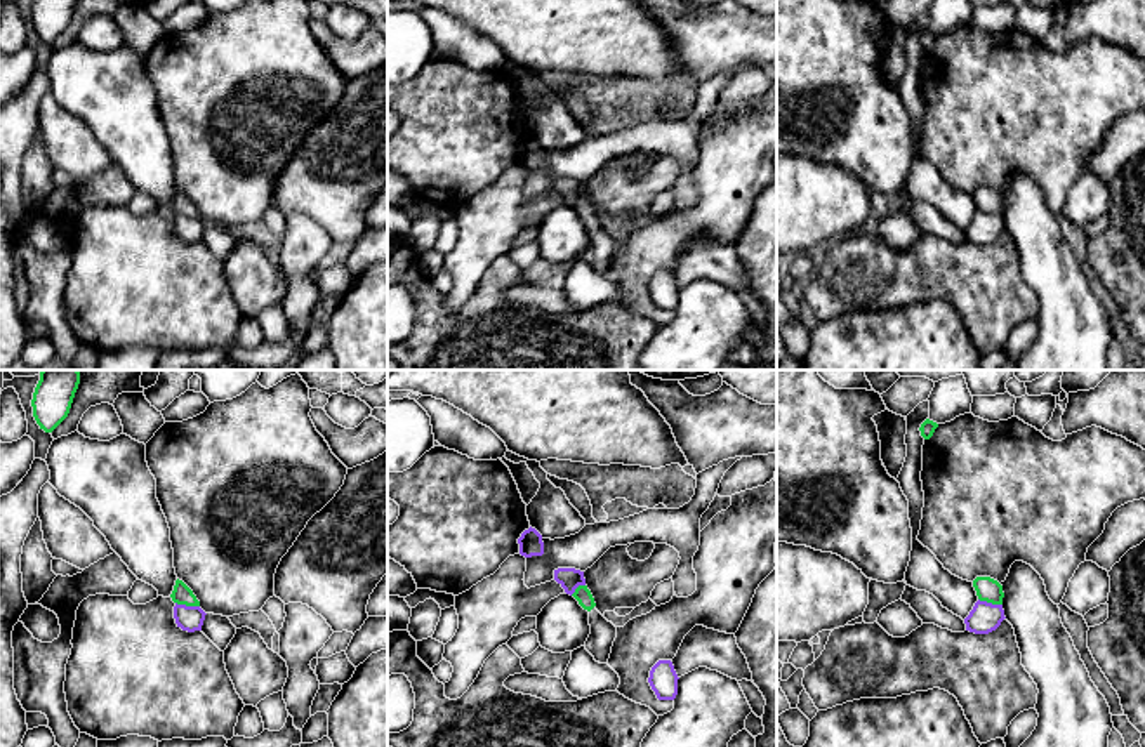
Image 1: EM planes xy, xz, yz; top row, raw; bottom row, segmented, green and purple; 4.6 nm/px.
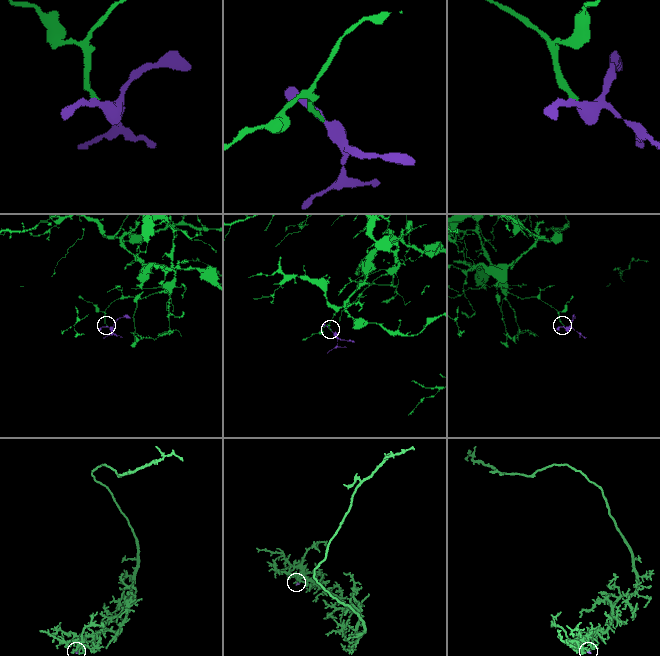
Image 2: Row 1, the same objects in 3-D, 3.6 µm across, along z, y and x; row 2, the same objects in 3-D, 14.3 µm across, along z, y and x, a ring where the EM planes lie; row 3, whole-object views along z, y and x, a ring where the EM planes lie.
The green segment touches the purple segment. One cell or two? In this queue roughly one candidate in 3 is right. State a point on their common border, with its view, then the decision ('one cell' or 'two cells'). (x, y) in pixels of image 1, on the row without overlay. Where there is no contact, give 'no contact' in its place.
meets green in xy at (188, 216); two cells

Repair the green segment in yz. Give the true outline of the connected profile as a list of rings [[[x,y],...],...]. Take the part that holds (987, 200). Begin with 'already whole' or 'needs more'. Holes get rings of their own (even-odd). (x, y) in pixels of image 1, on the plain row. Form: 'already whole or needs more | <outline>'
already whole | [[[976,188],[973,191],[973,198],[980,212],[1003,215],[1004,203],[1003,203],[1003,196],[997,191],[990,188]]]

